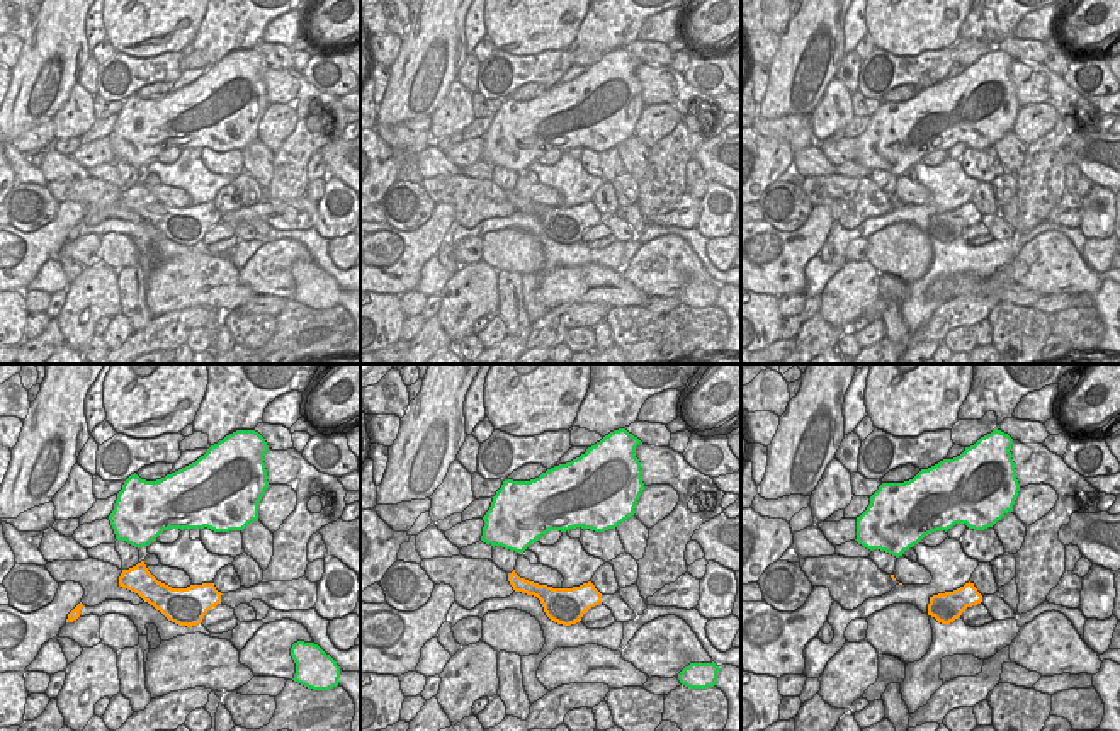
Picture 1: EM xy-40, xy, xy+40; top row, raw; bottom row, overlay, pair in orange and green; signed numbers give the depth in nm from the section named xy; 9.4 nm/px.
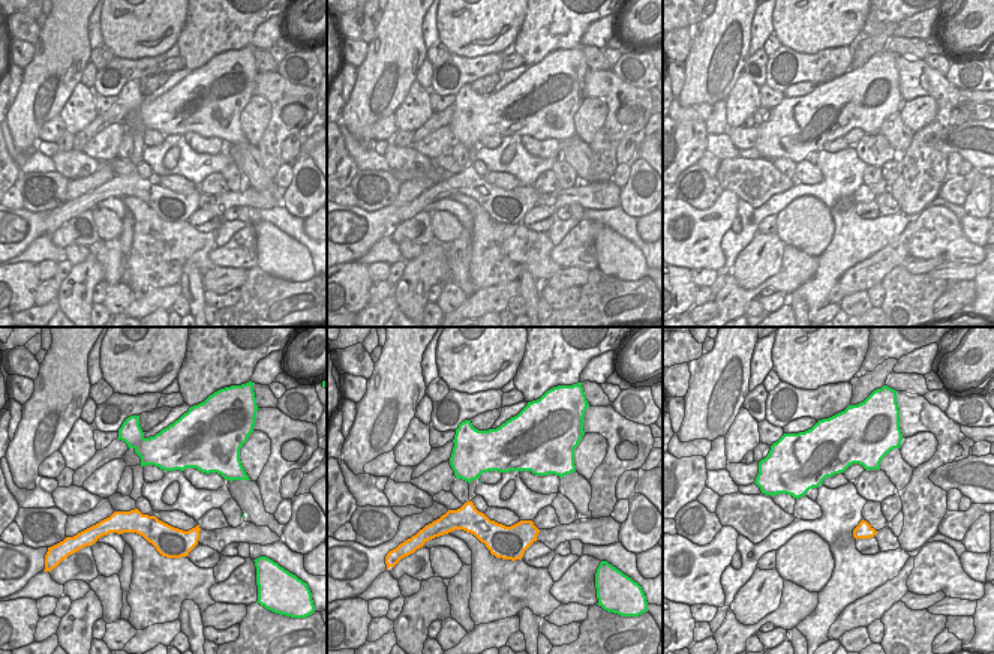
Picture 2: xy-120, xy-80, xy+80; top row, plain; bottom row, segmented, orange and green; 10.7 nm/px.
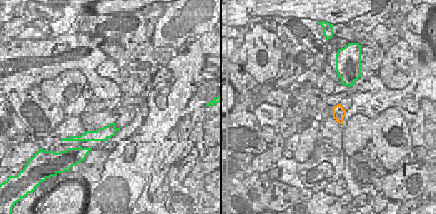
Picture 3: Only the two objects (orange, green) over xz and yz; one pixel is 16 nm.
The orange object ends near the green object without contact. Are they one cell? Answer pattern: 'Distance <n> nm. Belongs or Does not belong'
Distance 130 nm. Does not belong

